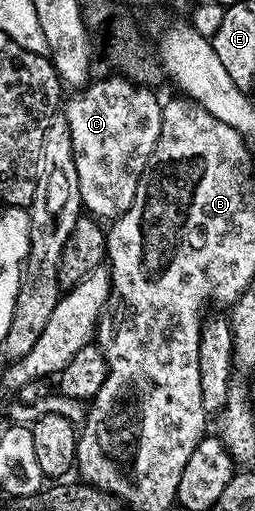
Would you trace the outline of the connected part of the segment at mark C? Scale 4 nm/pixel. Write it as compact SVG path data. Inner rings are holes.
M103 76L100 82L92 81L74 96L65 106L65 115L72 133L73 160L76 161L77 176L80 178L80 200L82 209L96 219L114 220L133 204L139 177L147 166L149 156L161 136L161 120L164 103L150 90L150 85L132 82L122 76Z

